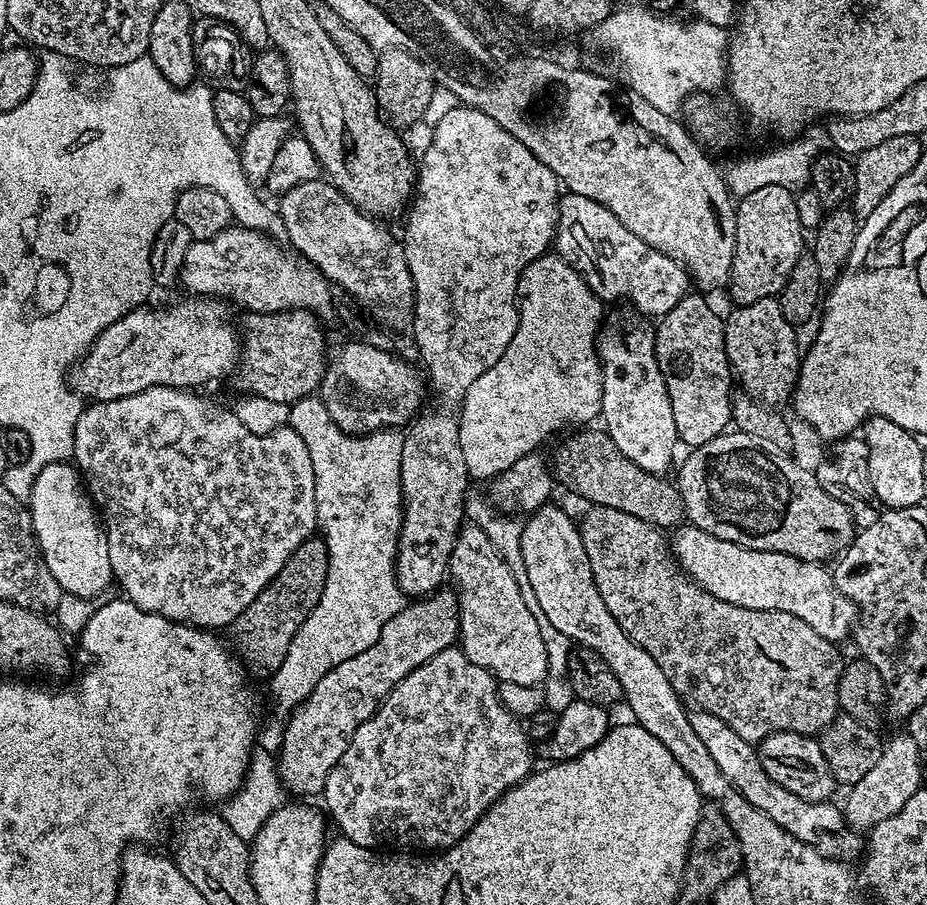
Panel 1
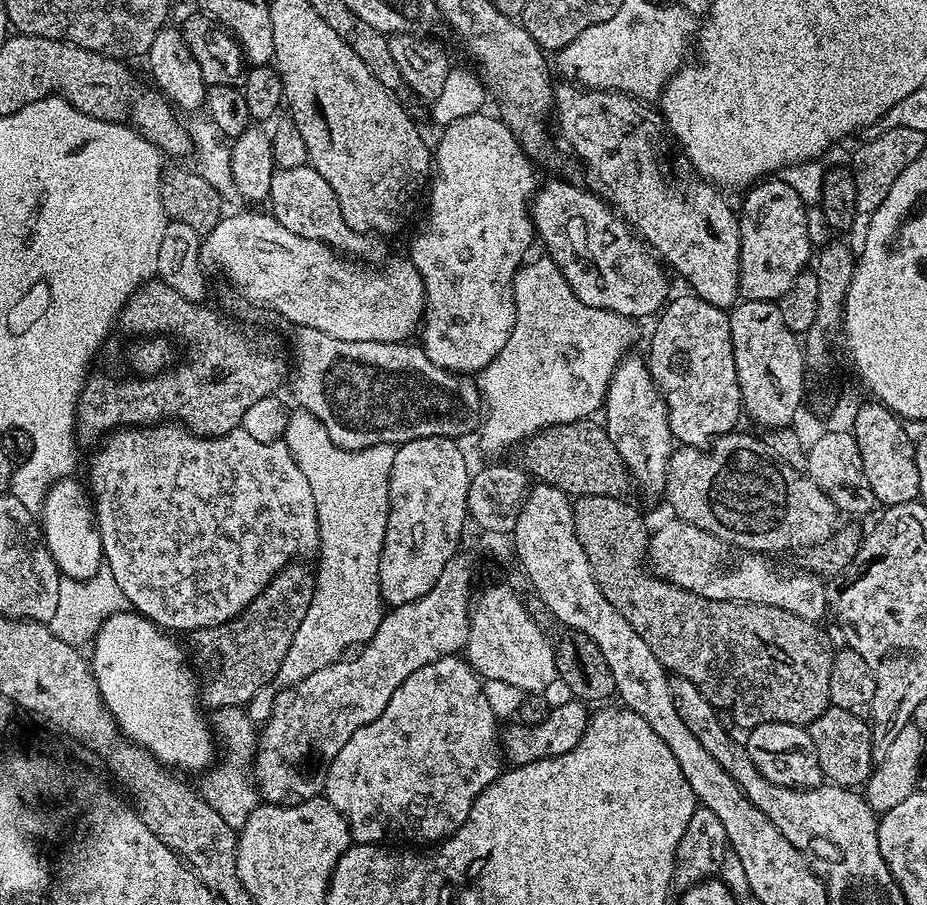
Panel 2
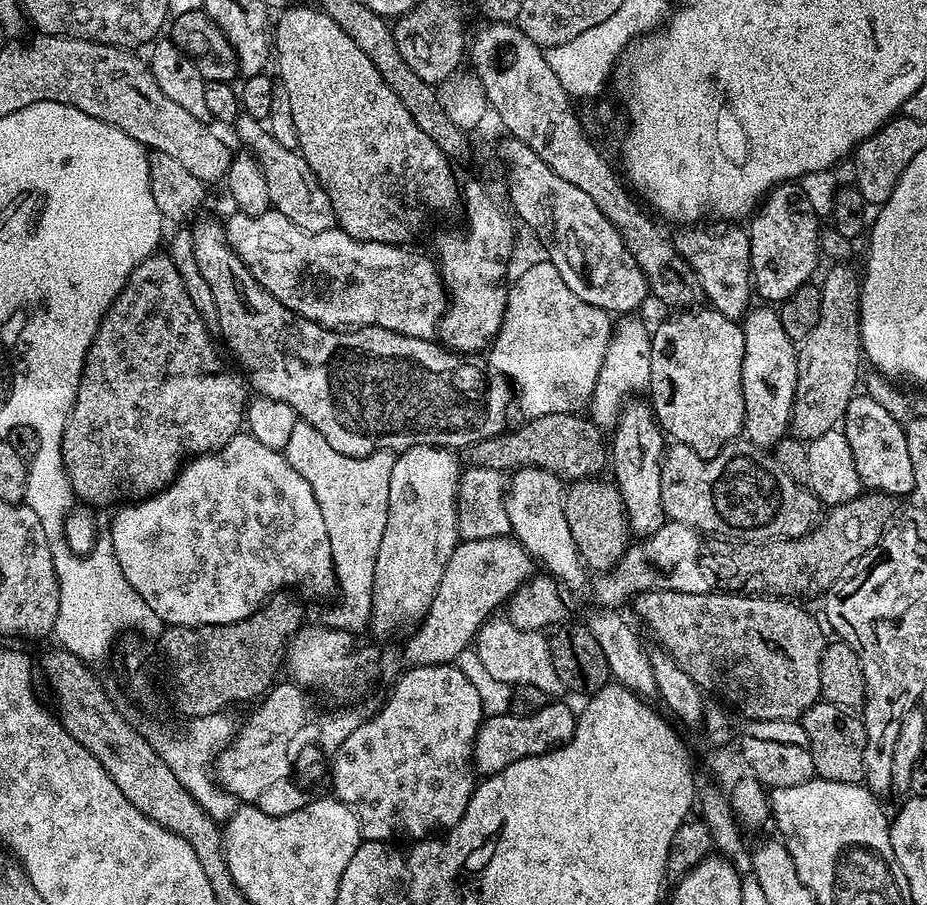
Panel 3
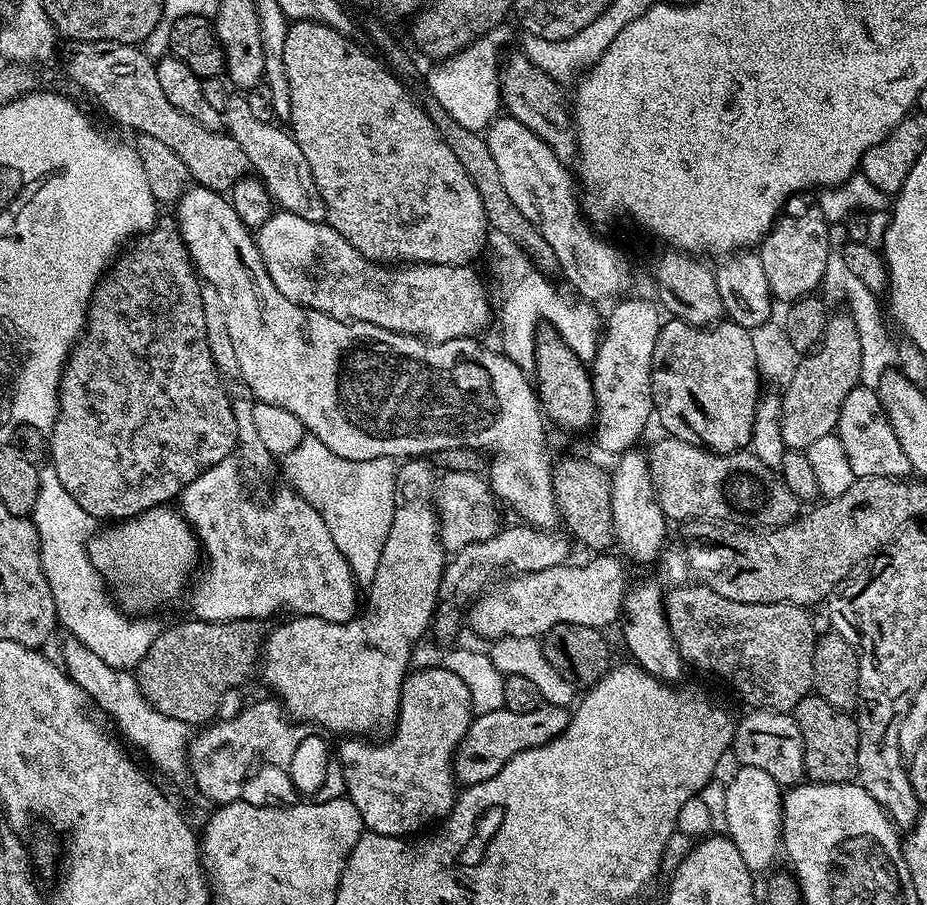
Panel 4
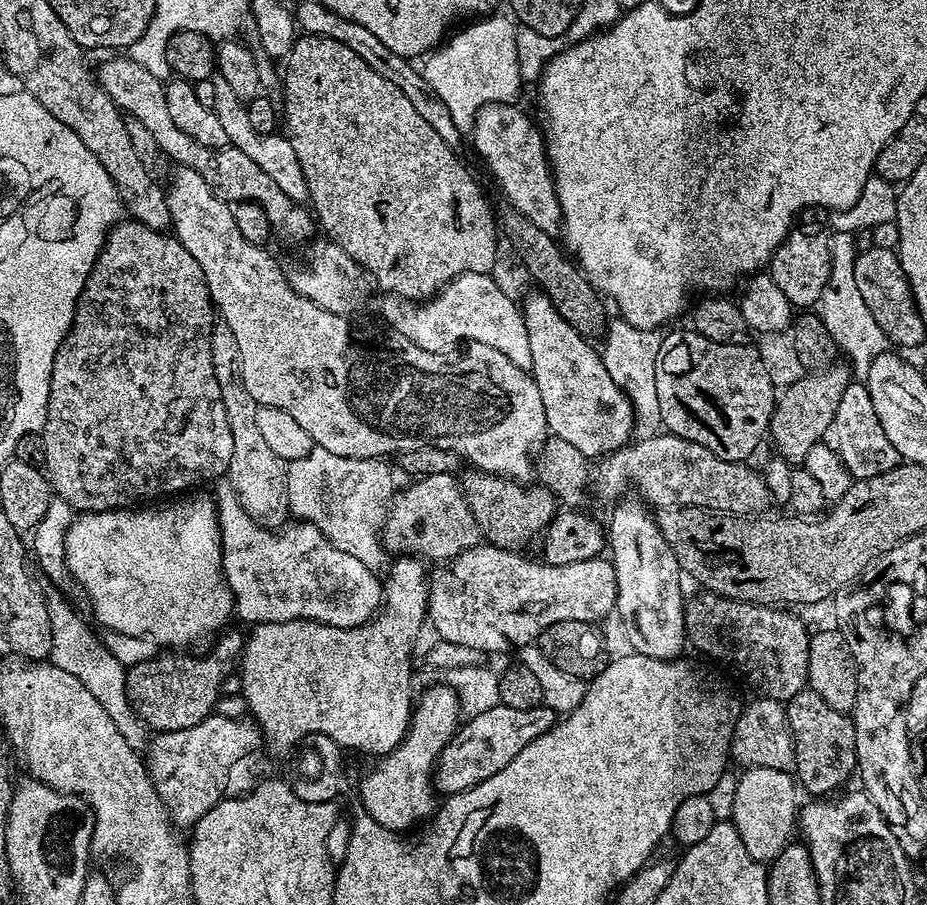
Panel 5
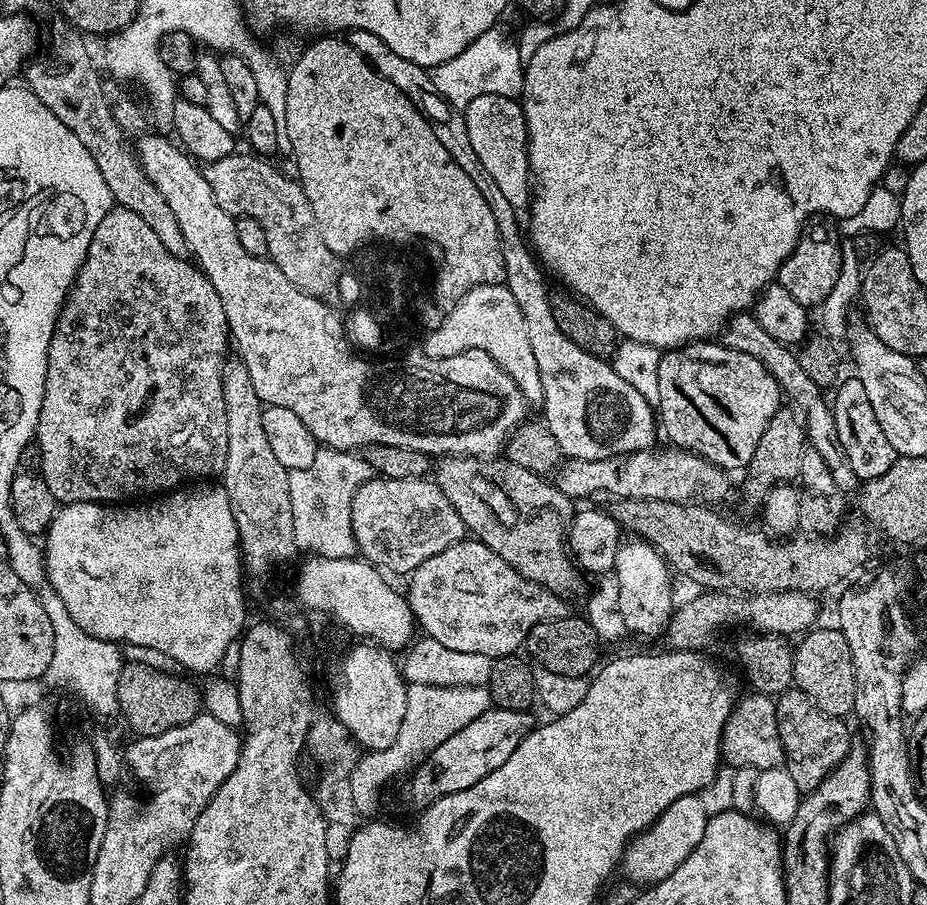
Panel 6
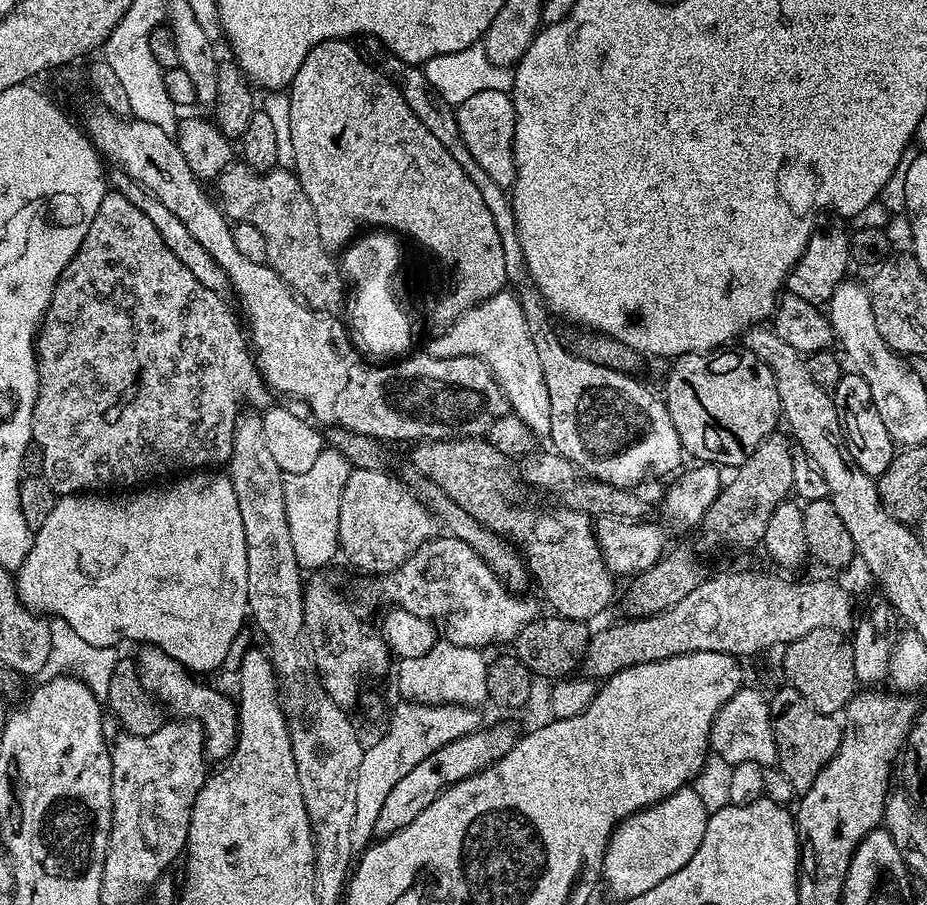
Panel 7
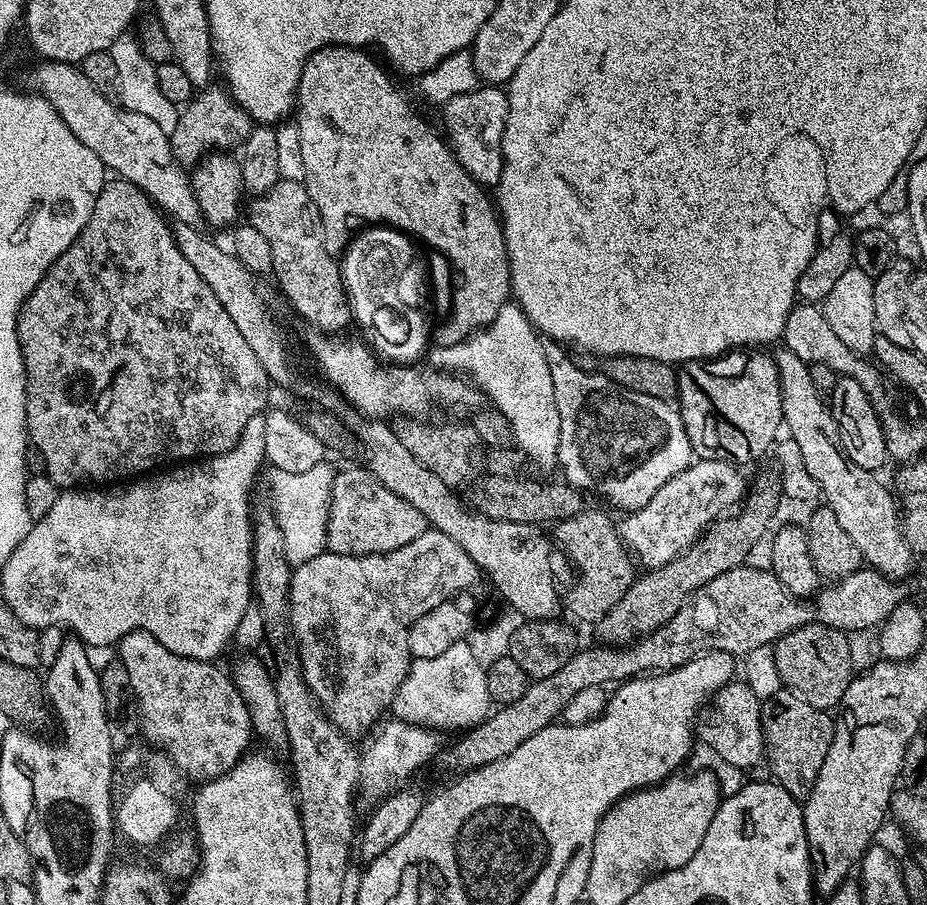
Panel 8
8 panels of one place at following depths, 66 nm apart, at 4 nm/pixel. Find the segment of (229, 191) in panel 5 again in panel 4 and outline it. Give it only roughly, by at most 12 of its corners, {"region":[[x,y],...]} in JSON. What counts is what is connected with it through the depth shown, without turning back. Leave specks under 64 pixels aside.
{"region":[[80,42],[68,76],[158,138],[199,187],[249,175],[242,146],[182,114],[134,44]]}

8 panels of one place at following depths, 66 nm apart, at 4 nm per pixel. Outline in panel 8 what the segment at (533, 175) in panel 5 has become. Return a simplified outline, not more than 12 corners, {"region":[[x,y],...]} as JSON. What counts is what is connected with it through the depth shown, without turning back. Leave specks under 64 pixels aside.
{"region":[[477,86],[442,105],[443,135],[481,186],[499,184],[508,93]]}

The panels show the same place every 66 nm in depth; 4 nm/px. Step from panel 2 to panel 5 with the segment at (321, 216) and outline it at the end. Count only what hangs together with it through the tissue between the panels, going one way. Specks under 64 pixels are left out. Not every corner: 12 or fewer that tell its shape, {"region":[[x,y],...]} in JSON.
{"region":[[213,75],[214,108],[229,145],[254,158],[292,200],[308,179],[291,140],[260,134],[247,103]]}

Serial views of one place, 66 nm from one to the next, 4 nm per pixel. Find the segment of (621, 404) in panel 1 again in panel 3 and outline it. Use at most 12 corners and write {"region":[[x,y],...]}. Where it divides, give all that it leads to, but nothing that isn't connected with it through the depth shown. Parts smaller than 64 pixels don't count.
{"region":[[625,403],[610,472],[628,527],[666,523],[660,463],[666,433],[651,403]]}

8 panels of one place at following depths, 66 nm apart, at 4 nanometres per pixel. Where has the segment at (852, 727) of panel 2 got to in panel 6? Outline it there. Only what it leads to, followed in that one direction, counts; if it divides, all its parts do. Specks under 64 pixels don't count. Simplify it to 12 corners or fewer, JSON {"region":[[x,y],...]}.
{"region":[[801,688],[775,701],[784,764],[801,794],[854,747],[845,721]]}

